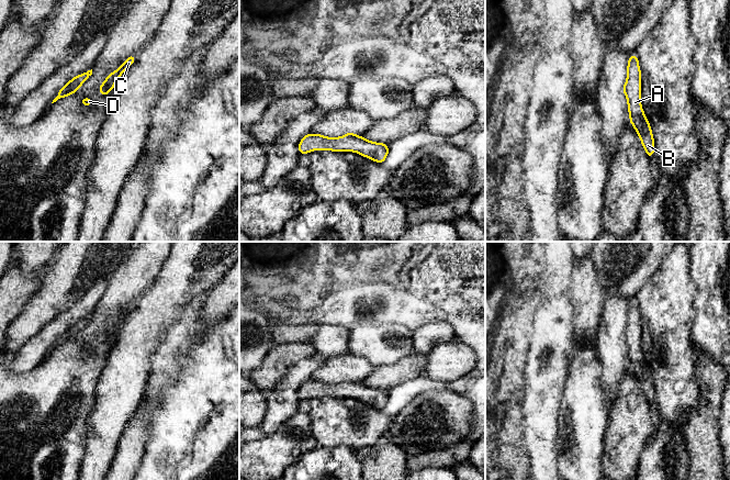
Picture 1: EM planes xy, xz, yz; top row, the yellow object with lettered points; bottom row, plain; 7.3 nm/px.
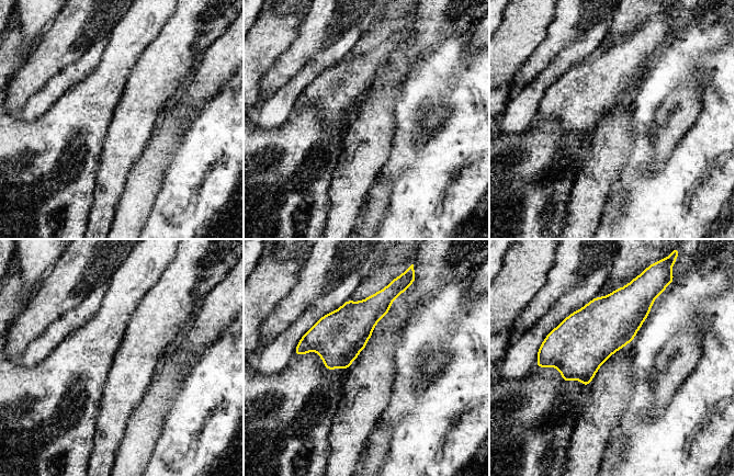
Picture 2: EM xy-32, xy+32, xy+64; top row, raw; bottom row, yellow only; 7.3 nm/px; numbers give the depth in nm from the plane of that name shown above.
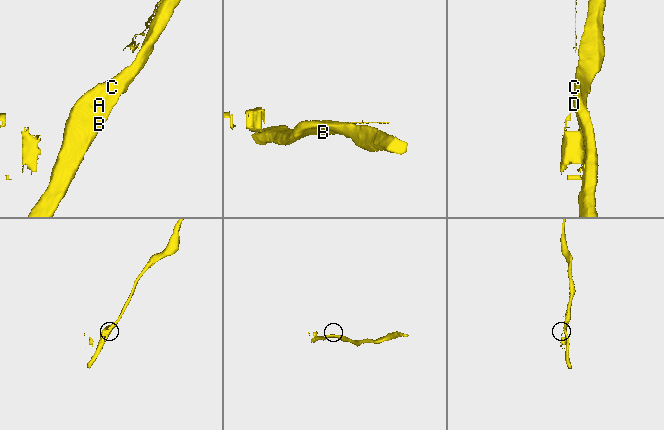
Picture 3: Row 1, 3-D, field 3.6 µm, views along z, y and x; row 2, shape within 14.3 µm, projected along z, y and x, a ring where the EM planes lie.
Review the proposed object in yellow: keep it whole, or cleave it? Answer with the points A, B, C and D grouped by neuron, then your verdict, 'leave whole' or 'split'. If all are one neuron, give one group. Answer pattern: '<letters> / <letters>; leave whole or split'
A B C / D; split

